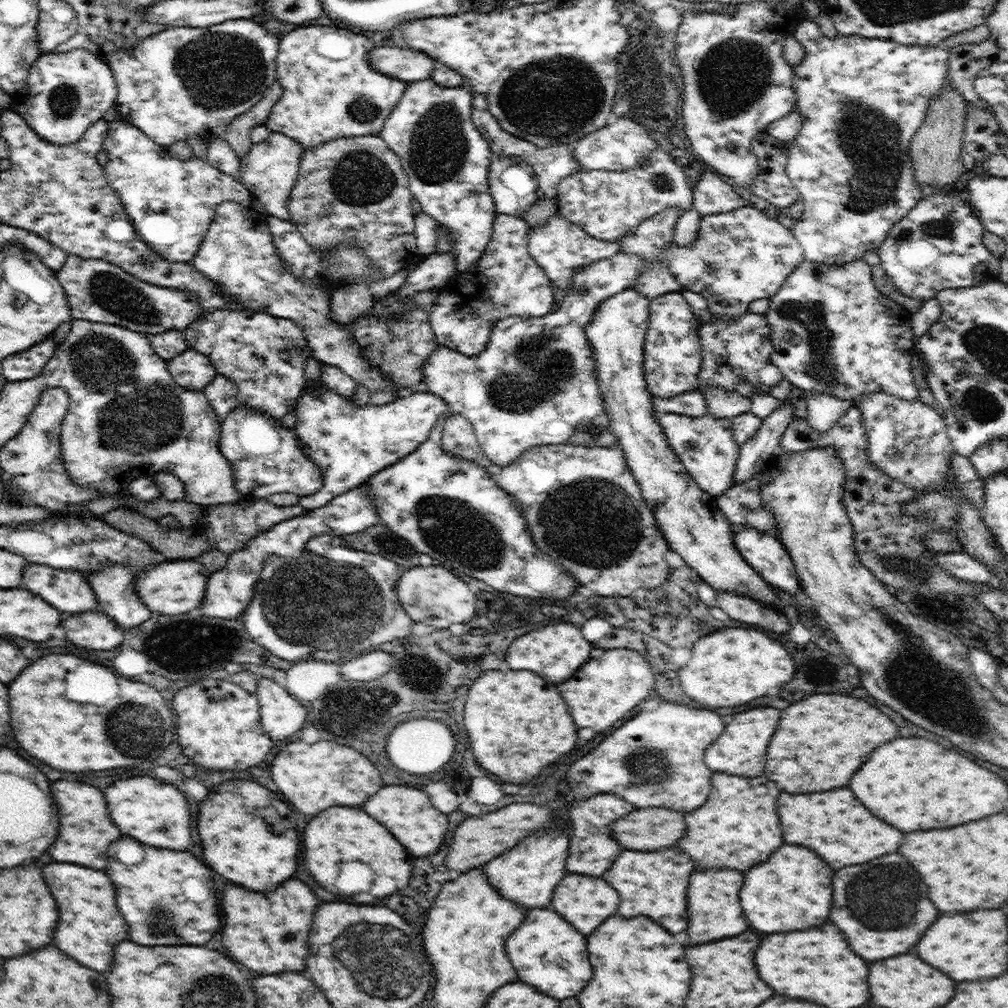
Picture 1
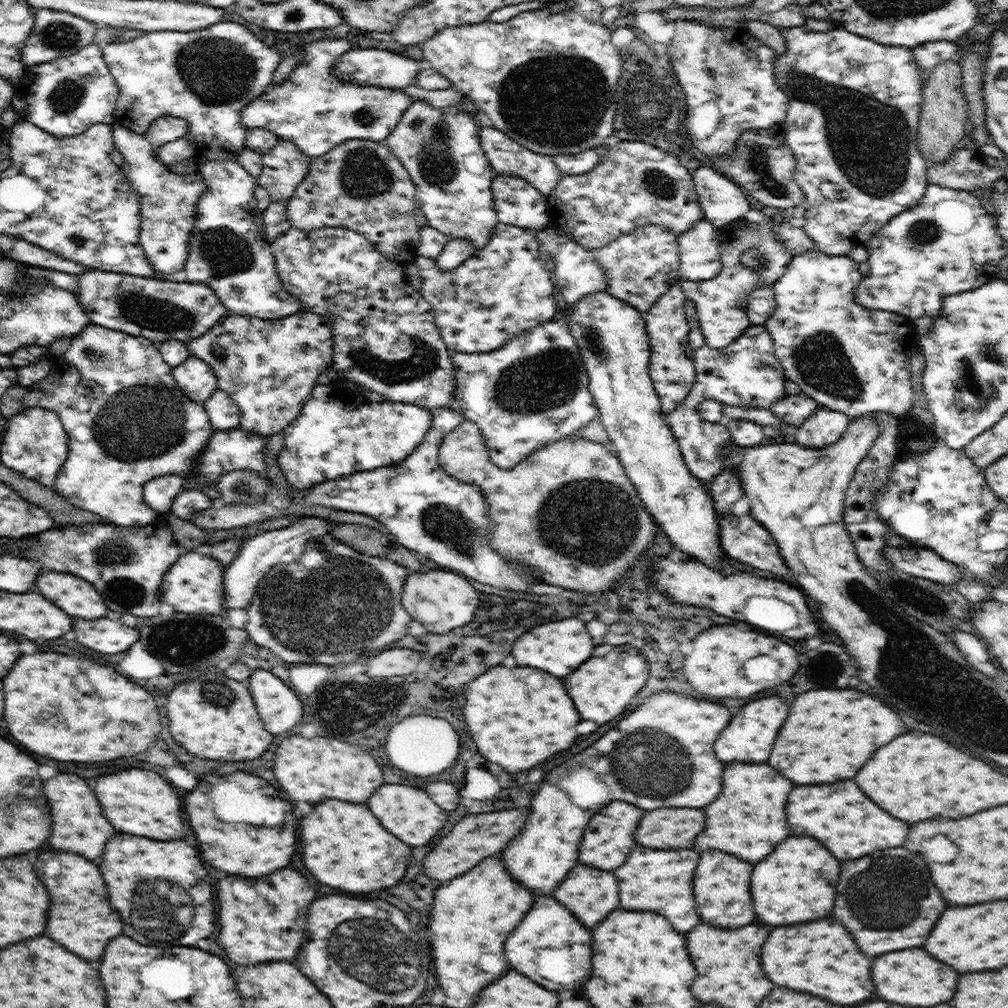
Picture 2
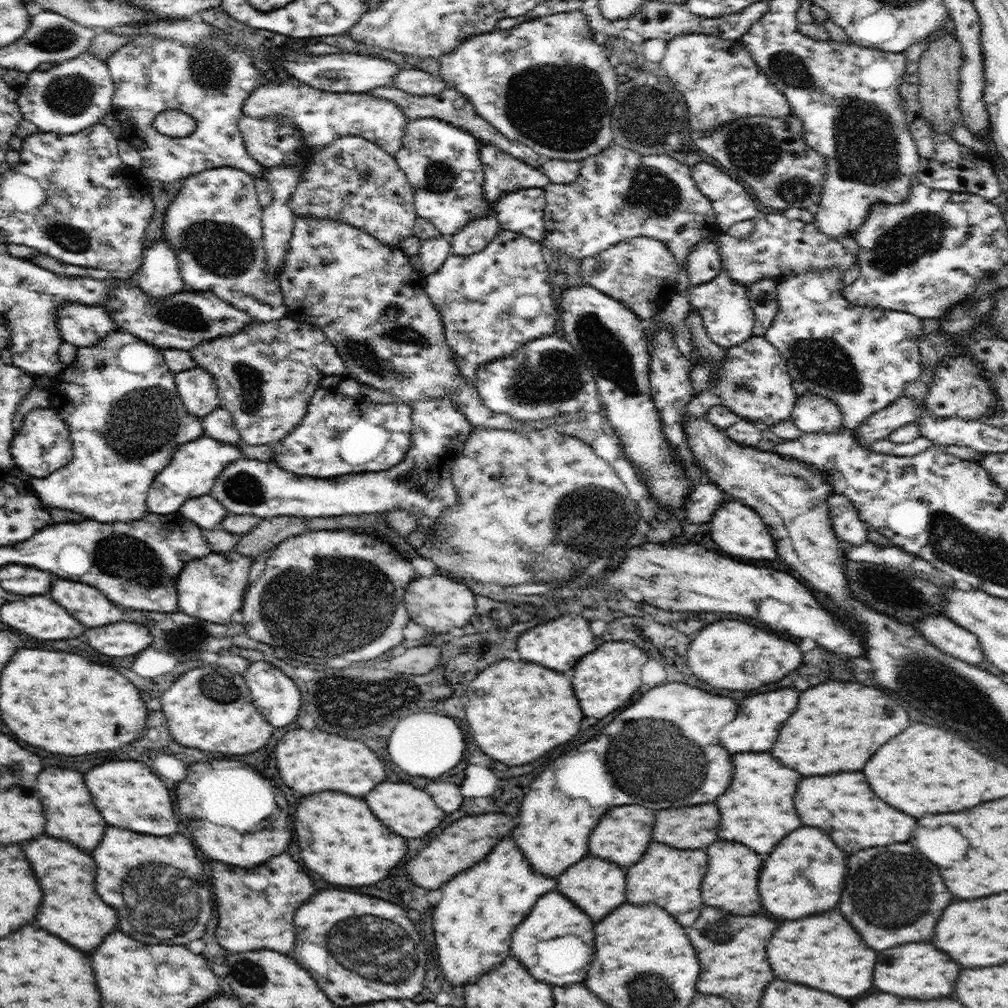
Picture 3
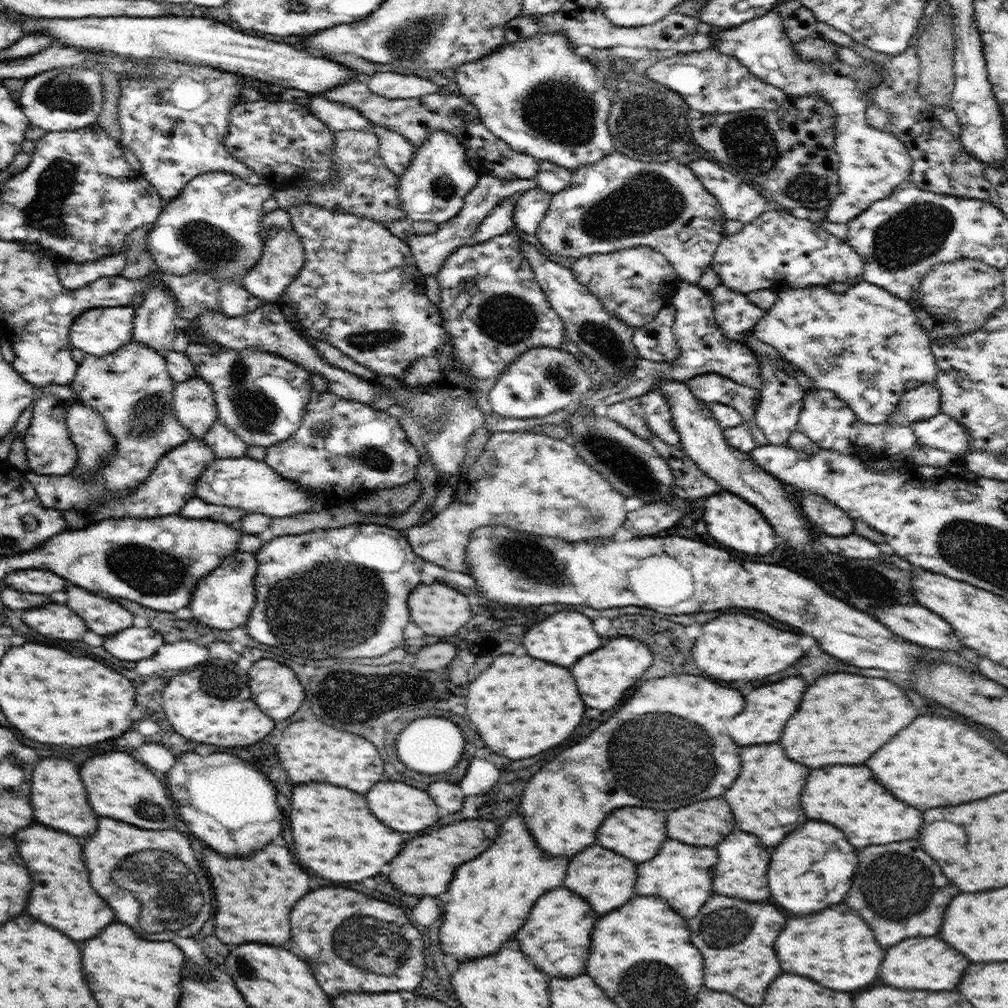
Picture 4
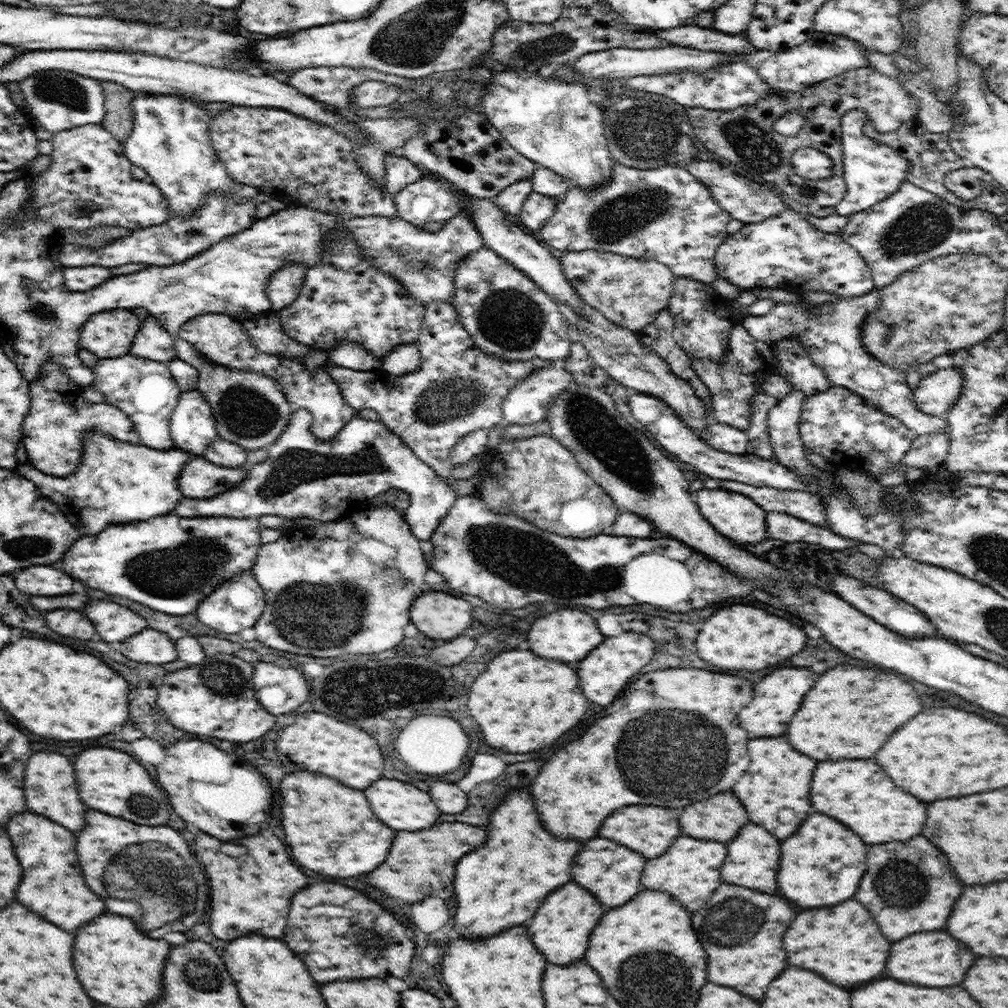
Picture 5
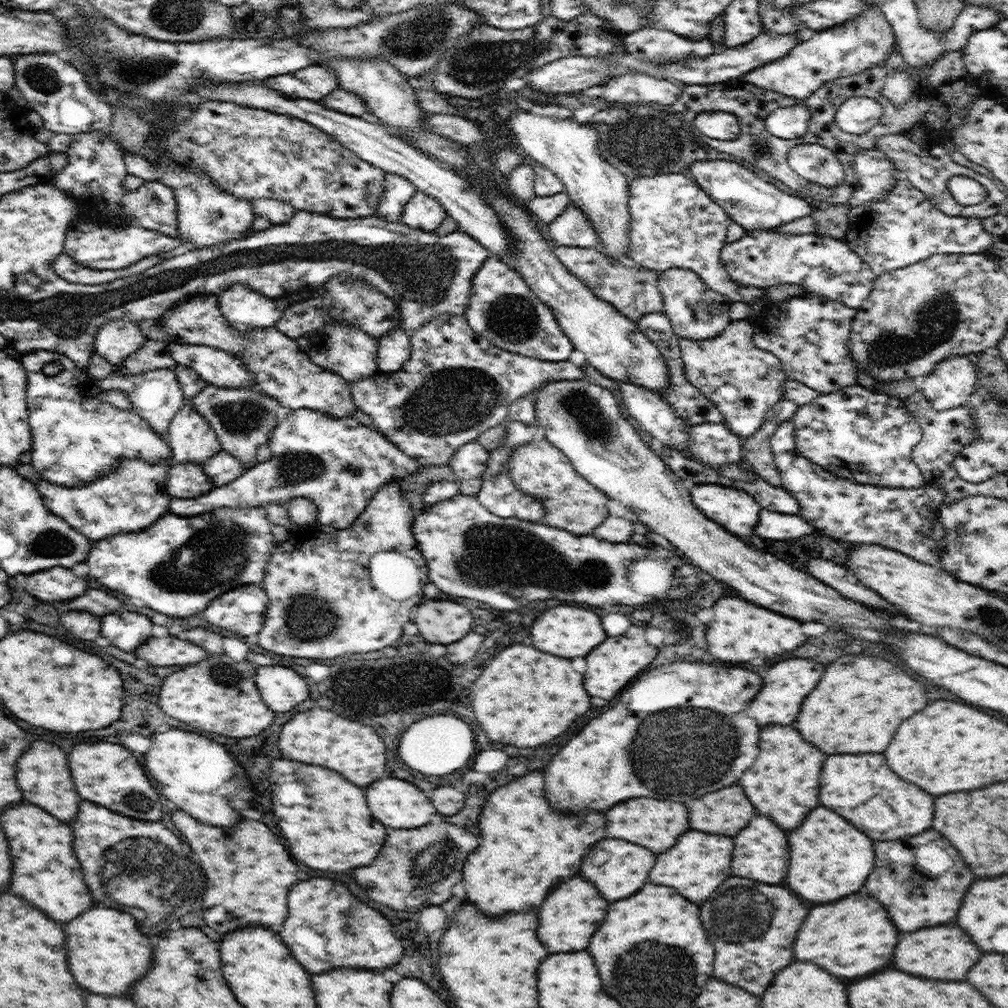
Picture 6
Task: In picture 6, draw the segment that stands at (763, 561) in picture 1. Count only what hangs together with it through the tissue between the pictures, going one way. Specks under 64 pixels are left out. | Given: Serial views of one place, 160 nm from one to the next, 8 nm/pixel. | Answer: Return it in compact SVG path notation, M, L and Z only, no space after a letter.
M697 484L689 492L692 502L698 510L701 510L710 520L718 522L724 529L733 535L744 539L750 538L752 532L759 523L761 510L763 509L757 500L745 490L736 490L736 488L716 484Z

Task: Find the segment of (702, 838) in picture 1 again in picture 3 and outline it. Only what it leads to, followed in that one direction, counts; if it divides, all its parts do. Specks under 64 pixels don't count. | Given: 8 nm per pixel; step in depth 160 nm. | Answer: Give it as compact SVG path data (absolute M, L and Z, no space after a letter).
M740 752L734 756L734 764L736 764L736 772L734 772L734 780L732 786L716 800L720 814L722 814L722 822L720 822L720 838L728 840L728 842L740 842L750 846L752 850L756 850L760 856L764 856L764 860L768 858L768 852L774 850L774 846L792 830L800 828L802 822L796 814L794 808L794 794L796 788L802 780L802 776L798 772L794 772L792 768L782 766L770 752Z

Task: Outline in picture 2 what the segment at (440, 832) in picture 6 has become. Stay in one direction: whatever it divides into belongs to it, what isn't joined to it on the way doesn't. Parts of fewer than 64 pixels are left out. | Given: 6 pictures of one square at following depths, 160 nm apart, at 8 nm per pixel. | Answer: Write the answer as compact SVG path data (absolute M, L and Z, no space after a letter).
M500 810L500 812L488 812L488 814L468 814L462 818L450 832L444 836L424 858L424 872L432 880L452 880L474 868L480 860L498 854L506 848L506 844L520 834L520 830L526 824L528 810Z

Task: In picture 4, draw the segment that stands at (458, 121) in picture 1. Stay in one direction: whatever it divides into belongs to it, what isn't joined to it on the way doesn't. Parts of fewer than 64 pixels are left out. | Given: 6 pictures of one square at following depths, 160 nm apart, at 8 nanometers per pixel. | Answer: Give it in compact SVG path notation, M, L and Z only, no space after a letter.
M437 130L420 146L416 146L415 155L406 173L400 177L398 195L402 202L404 215L409 221L426 222L431 220L437 225L458 216L464 207L464 198L478 183L476 171L470 168L466 160L465 148L455 136Z

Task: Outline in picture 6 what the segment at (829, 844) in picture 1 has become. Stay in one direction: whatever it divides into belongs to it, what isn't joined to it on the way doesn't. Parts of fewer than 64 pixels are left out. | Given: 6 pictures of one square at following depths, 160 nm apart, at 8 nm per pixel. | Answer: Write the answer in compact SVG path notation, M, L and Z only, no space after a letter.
M834 754L828 756L822 768L822 778L820 778L820 800L824 806L832 808L846 820L850 820L860 832L864 832L872 840L896 840L906 834L914 836L932 826L932 816L934 816L934 796L918 788L916 784L910 784L902 778L896 776L896 772L890 770L886 758L882 754Z

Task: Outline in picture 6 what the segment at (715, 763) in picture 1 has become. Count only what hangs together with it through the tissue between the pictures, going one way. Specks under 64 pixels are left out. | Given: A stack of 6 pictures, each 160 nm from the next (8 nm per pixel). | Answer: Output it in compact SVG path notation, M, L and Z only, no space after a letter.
M792 658L792 660L778 662L776 668L772 666L766 672L764 686L758 692L758 696L754 698L754 702L750 704L748 716L752 716L760 726L766 726L766 724L788 726L788 724L792 724L796 720L796 716L800 714L804 698L814 690L814 686L820 682L822 674L824 674L824 666L810 658Z

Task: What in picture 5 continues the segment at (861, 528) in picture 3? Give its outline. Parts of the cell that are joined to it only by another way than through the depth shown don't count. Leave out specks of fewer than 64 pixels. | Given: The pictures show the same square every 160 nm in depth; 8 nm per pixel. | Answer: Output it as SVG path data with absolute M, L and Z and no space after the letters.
M720 484L720 486L726 486L730 492L749 496L766 513L783 512L812 524L827 526L825 506L816 493L769 486L755 487L750 484Z

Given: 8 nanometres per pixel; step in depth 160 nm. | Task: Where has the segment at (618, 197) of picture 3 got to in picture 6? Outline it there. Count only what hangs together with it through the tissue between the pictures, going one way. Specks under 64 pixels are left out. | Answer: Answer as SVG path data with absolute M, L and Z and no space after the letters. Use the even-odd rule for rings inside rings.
M658 174L658 176L632 178L629 182L628 212L630 212L627 256L642 267L661 272L667 268L685 268L694 271L712 290L723 294L731 302L753 303L762 299L765 288L752 286L742 287L736 284L724 268L720 253L726 245L727 228L731 223L730 216L716 205L708 194L698 186L694 178L687 174ZM574 204L568 205L562 215L551 222L548 228L550 237L558 246L604 250L604 245L592 223Z

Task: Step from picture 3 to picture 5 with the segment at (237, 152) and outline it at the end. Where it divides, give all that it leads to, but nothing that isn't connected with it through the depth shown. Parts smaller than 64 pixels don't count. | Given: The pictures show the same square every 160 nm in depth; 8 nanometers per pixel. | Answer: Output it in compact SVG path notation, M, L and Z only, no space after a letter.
M137 93L132 99L133 129L123 142L125 155L143 168L150 182L168 200L171 216L194 216L208 193L226 193L240 201L256 199L258 189L236 183L213 150L208 134L212 114L198 105L202 100L182 94Z

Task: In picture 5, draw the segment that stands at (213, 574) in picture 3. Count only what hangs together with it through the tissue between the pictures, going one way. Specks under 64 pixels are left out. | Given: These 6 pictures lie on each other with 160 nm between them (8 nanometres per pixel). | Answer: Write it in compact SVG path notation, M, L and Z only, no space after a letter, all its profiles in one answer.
M243 570L239 574L231 576L226 582L214 589L212 594L198 606L196 618L204 622L206 626L226 632L226 634L236 634L244 628L252 628L263 613L266 606L266 595L264 589L258 584L251 570Z

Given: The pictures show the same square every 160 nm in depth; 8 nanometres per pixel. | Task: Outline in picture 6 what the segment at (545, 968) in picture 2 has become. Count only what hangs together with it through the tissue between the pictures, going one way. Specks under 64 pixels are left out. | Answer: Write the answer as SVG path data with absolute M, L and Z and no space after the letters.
M584 878L566 880L554 892L550 892L544 904L540 906L538 936L552 954L584 950L588 948L592 934L600 928L606 912L608 912L608 900L600 896L600 892L592 882Z

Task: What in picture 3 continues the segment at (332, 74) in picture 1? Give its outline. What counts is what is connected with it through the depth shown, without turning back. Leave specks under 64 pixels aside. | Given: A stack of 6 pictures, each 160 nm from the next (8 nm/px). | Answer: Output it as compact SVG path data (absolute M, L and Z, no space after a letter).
M290 76L287 81L262 84L250 93L243 106L243 114L256 118L270 115L282 122L292 121L305 138L311 154L332 144L341 136L361 136L376 143L388 154L396 156L403 143L407 120L395 102L384 100L368 92L330 92L302 84Z

